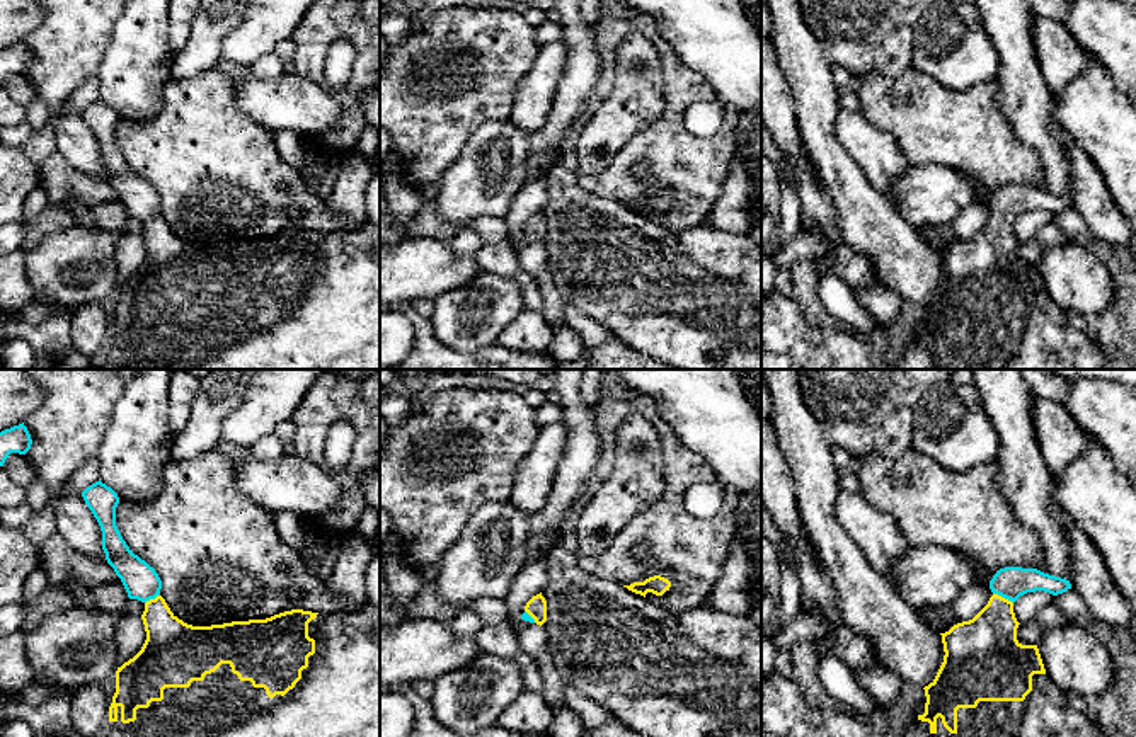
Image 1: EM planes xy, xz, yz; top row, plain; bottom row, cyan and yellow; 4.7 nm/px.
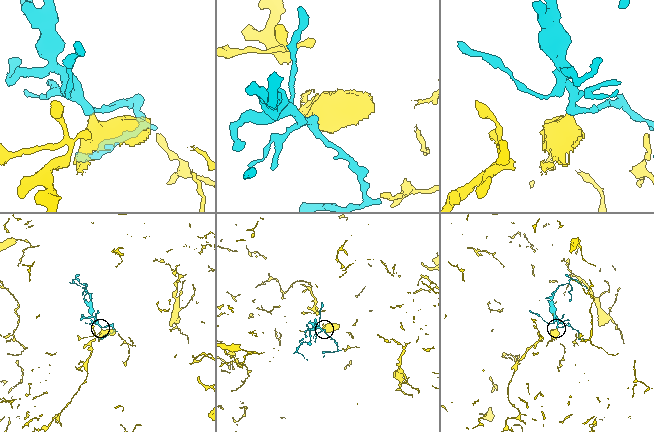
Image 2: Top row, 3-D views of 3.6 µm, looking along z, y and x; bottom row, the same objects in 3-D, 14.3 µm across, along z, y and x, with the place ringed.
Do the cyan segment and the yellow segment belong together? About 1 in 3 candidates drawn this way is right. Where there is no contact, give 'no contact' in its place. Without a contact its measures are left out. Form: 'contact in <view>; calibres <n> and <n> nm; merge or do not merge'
contact in yz; calibres 160 and 300 nm; merge

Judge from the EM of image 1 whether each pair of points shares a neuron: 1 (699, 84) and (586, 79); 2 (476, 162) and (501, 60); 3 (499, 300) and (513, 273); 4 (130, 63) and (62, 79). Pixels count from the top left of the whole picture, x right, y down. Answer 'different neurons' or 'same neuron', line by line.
1: different neurons
2: different neurons
3: different neurons
4: different neurons

